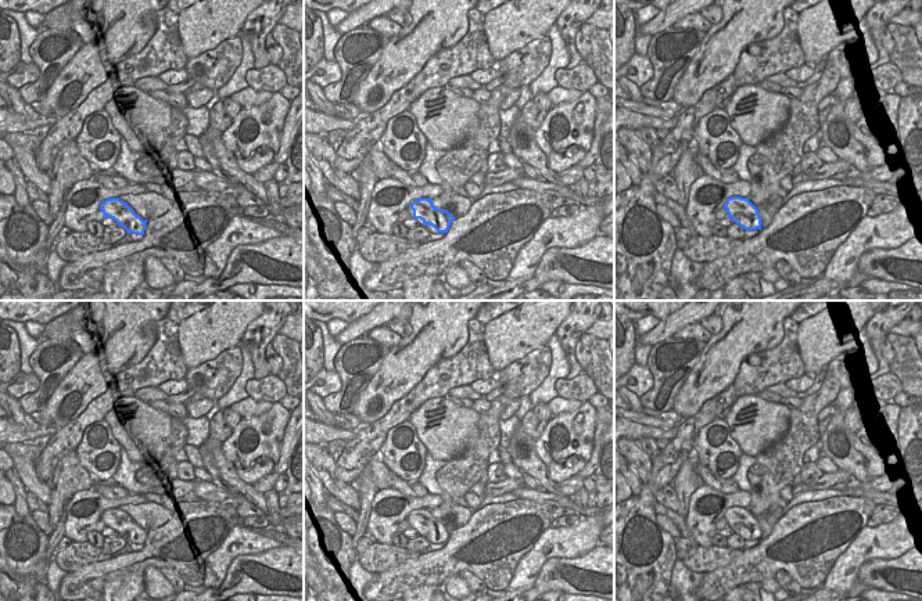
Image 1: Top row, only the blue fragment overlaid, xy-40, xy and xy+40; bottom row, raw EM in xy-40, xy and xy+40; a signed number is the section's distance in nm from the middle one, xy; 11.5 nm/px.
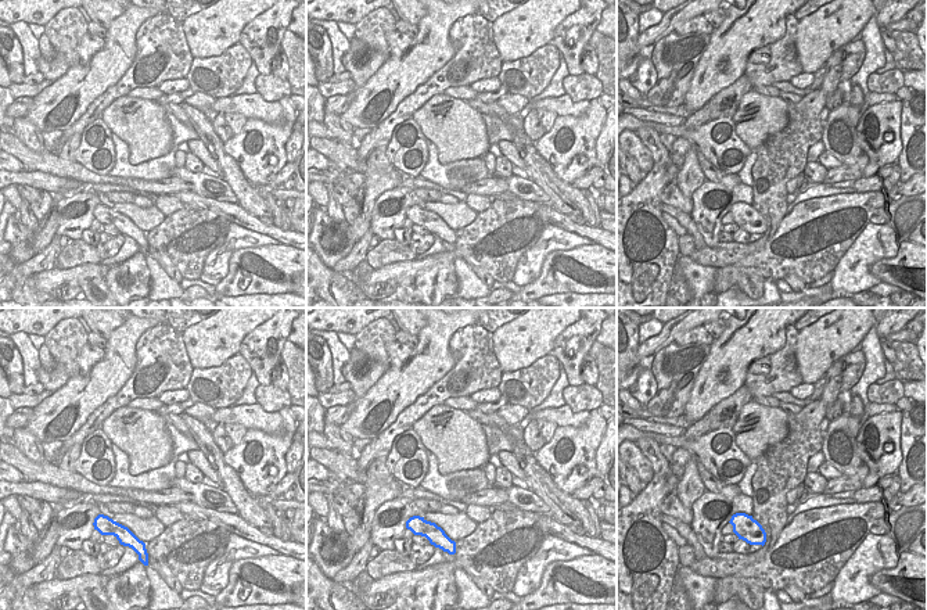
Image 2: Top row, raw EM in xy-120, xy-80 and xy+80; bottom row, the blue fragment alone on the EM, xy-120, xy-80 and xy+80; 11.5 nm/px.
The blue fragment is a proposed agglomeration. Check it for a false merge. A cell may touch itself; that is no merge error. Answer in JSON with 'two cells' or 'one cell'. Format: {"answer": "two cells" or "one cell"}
{"answer": "one cell"}

